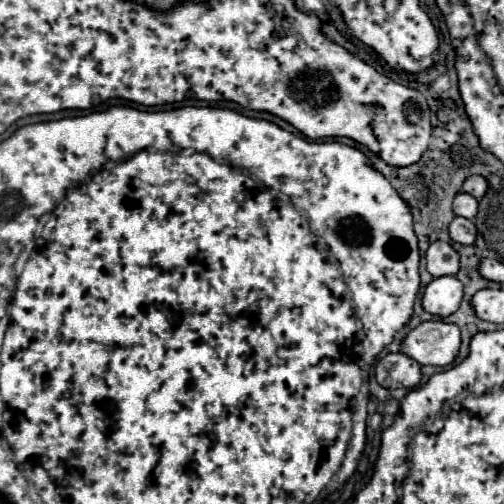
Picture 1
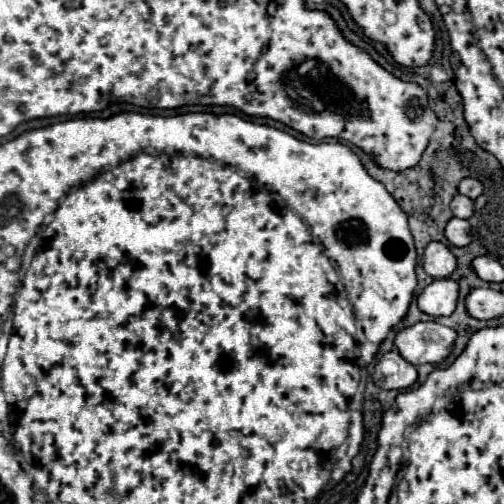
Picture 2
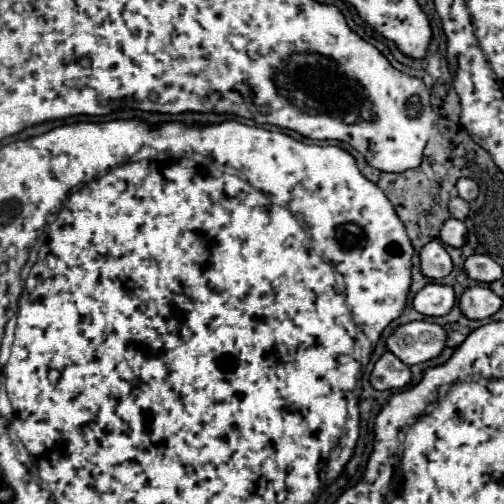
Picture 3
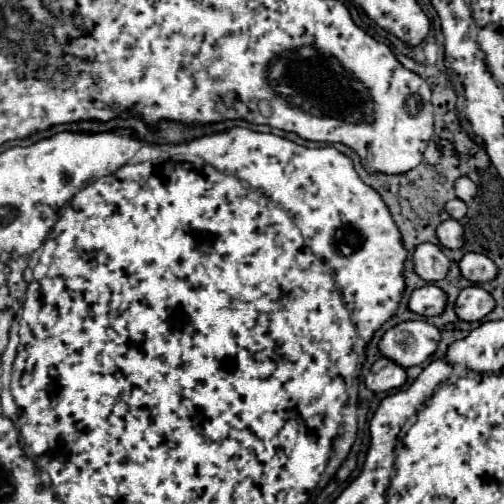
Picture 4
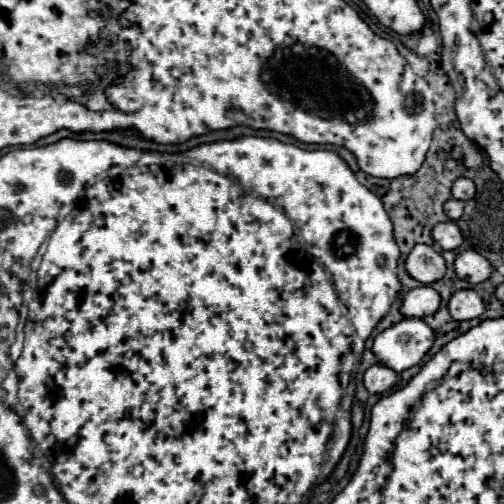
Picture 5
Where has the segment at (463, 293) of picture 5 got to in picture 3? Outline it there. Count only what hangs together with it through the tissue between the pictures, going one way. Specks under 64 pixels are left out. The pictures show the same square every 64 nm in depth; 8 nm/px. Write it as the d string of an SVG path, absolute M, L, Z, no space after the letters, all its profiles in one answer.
M472 286L464 290L458 306L462 316L470 320L484 320L500 310L502 300L488 286Z

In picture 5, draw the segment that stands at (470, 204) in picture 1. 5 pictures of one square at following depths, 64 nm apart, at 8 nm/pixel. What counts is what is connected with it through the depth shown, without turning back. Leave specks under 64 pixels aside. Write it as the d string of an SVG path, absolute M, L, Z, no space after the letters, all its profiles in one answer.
M450 198L450 200L444 202L444 212L446 212L446 216L448 216L450 220L458 220L458 218L462 216L462 210L464 210L464 204L462 204L460 200Z

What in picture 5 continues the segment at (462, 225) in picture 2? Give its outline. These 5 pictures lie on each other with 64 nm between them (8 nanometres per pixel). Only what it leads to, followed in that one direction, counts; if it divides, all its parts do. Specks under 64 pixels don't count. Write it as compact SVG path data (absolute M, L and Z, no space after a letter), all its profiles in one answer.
M442 222L432 228L432 238L442 250L456 250L462 244L462 232L454 222Z

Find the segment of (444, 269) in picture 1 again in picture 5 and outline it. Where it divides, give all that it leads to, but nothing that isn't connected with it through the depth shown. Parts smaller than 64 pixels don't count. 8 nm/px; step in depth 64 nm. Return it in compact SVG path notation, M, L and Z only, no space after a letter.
M416 244L406 258L406 272L422 284L432 284L444 276L446 262L434 246Z

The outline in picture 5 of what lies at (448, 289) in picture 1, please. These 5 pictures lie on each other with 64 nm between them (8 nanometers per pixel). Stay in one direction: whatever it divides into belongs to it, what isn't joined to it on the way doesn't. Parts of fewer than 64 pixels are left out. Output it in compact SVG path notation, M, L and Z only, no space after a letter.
M420 286L420 288L412 288L402 304L400 304L400 314L404 318L424 318L432 312L436 312L440 306L440 296L436 290L432 290L430 286Z

